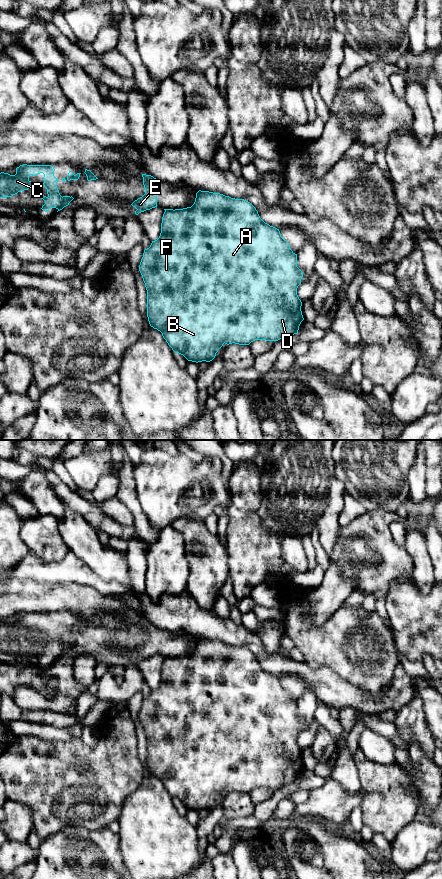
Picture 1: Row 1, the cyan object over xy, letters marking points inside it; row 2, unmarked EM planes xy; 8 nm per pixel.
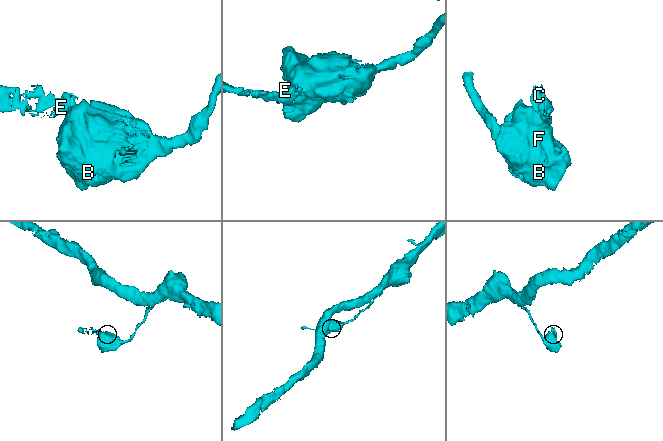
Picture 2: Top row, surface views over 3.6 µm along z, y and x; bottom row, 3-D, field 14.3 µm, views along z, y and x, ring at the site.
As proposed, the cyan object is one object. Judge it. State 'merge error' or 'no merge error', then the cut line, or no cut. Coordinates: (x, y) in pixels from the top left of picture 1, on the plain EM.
merge error | xy (165, 657), (172, 658)

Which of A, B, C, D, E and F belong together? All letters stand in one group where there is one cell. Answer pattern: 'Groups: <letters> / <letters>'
Groups: A B D F / C E

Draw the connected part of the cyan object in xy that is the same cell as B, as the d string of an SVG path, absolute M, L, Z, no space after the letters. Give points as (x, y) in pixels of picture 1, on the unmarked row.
M199 638L191 655L165 658L160 684L157 688L152 689L149 696L144 698L139 719L147 738L147 765L150 774L160 779L172 798L183 803L188 809L210 810L224 791L227 793L232 791L249 793L255 788L278 789L287 786L298 781L299 774L304 768L301 759L302 750L297 743L297 736L303 725L303 720L297 715L297 702L281 685L279 677L265 671L256 656L244 647L235 647L220 641Z

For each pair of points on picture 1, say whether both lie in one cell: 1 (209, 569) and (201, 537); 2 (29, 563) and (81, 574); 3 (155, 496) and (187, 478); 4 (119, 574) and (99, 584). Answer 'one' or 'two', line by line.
1: one
2: one
3: one
4: two

